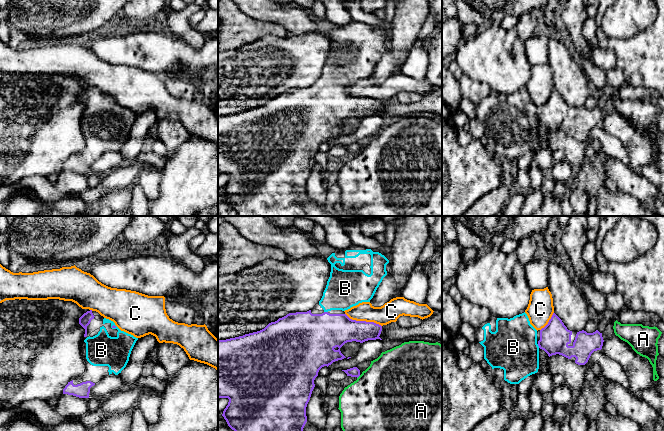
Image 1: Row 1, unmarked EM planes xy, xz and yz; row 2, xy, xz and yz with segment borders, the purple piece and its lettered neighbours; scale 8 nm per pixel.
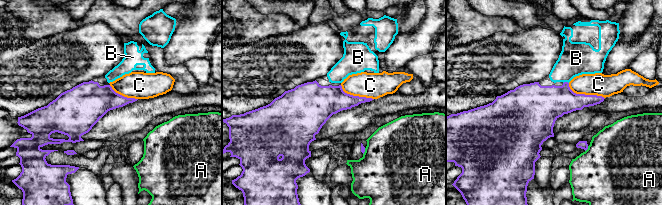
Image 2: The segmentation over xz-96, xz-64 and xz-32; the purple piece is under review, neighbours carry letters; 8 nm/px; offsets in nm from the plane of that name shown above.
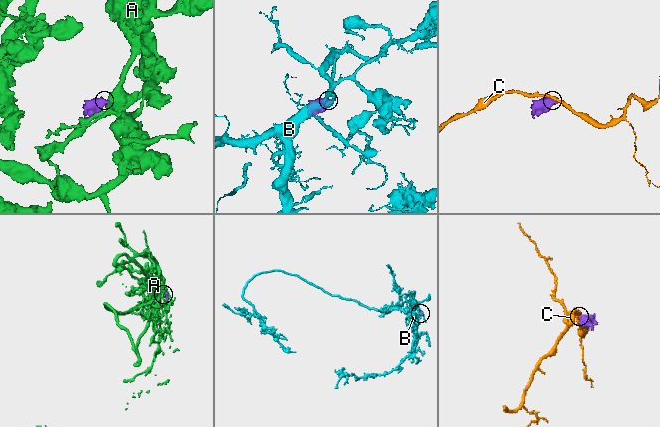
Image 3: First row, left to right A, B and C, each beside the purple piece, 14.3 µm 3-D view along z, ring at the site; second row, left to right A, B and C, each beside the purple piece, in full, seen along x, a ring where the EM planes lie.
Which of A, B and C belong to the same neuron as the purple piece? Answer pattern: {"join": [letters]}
{"join": ["B"]}

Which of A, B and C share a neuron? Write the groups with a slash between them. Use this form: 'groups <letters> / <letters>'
groups A / B / C

